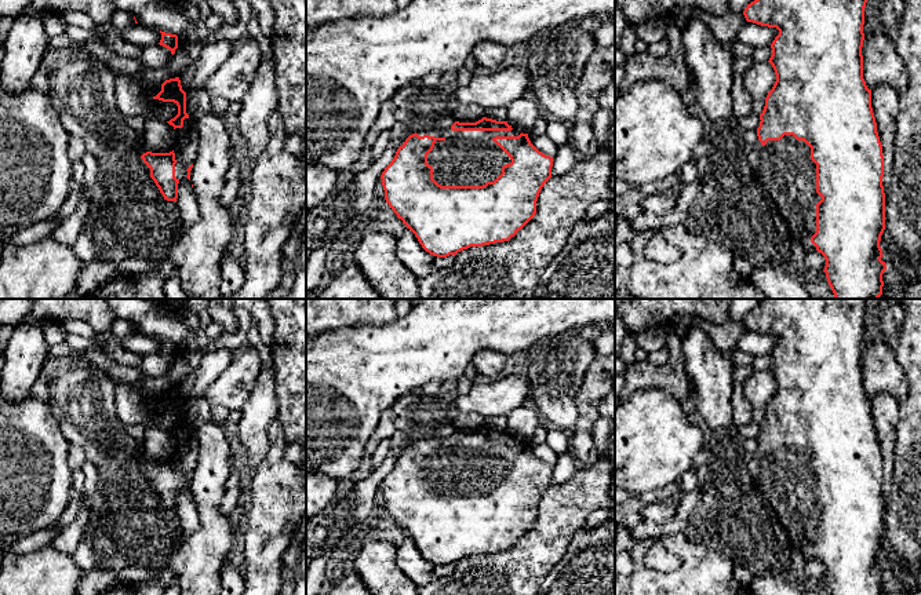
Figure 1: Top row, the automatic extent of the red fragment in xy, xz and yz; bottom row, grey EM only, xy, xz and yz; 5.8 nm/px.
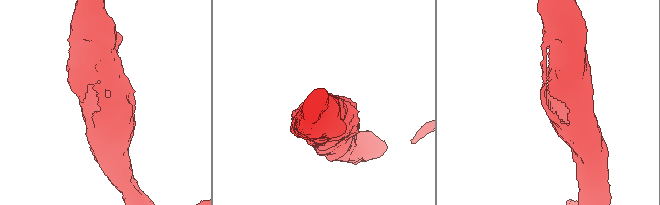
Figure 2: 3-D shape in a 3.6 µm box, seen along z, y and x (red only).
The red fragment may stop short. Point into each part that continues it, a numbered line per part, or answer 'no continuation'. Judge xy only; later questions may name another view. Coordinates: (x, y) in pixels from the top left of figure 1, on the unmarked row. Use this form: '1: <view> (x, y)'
1: xy (181, 481)

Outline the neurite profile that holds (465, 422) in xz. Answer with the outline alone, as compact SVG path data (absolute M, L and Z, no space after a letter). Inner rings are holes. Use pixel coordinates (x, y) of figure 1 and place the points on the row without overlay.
M459 413L454 421L455 430L476 431L485 426L485 417L474 413Z

